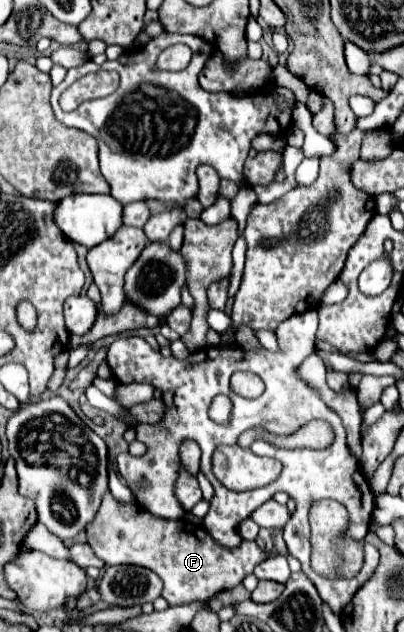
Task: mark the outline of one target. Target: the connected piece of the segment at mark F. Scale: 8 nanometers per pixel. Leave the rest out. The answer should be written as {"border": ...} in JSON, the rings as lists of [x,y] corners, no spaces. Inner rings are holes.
{"border":[[[111,493],[103,495],[101,507],[93,519],[93,523],[89,523],[89,527],[85,527],[87,533],[87,545],[93,549],[93,553],[105,561],[105,565],[139,565],[139,567],[147,567],[151,571],[155,571],[157,575],[161,575],[165,587],[163,587],[163,597],[167,599],[169,605],[185,605],[191,601],[209,601],[211,597],[215,597],[215,593],[225,591],[225,589],[233,589],[237,587],[245,575],[253,573],[253,569],[271,557],[269,551],[261,551],[257,547],[255,541],[241,541],[239,547],[221,547],[217,541],[213,541],[213,537],[201,527],[191,523],[189,519],[163,519],[157,515],[151,515],[149,511],[145,511],[137,501],[131,503],[121,503],[117,501]]]}

